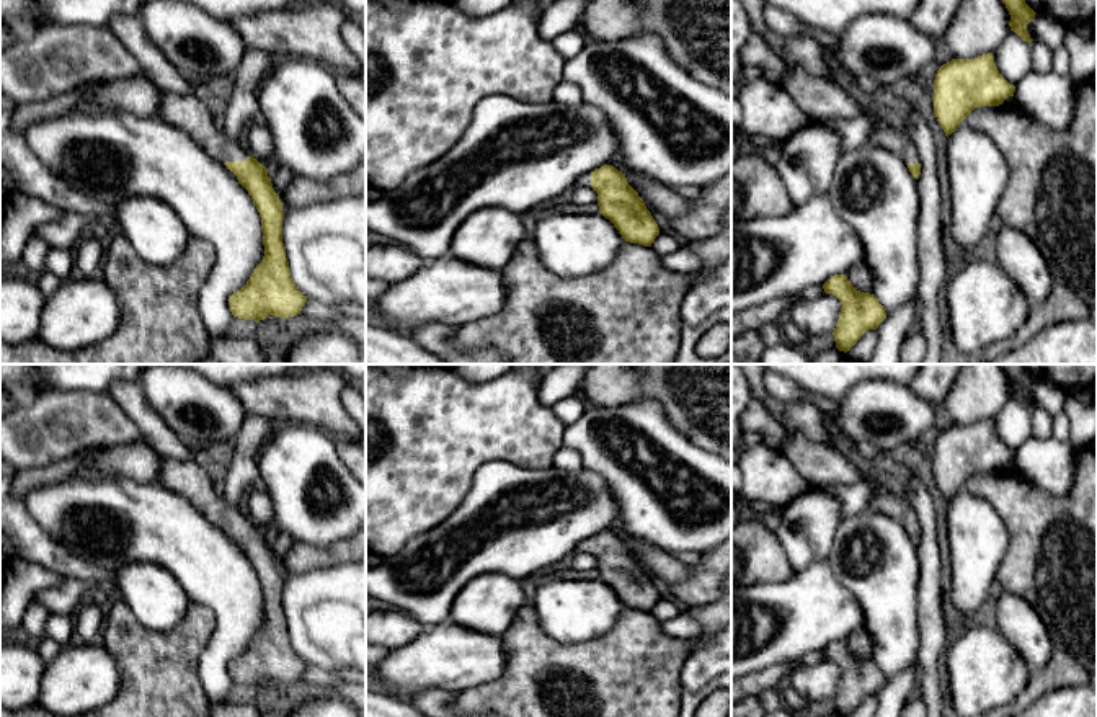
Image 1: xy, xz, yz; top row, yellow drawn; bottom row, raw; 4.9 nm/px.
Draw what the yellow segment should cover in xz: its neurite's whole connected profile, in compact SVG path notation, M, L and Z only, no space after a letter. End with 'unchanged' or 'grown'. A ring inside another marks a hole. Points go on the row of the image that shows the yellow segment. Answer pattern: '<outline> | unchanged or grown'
M612 165L581 175L576 186L589 186L597 193L599 212L614 224L625 242L651 247L660 235L643 199L628 185L625 173Z | grown

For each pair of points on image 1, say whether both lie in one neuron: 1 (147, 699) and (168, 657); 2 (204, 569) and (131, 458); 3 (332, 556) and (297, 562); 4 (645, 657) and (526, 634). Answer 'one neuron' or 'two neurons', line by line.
1: one neuron
2: two neurons
3: one neuron
4: one neuron

